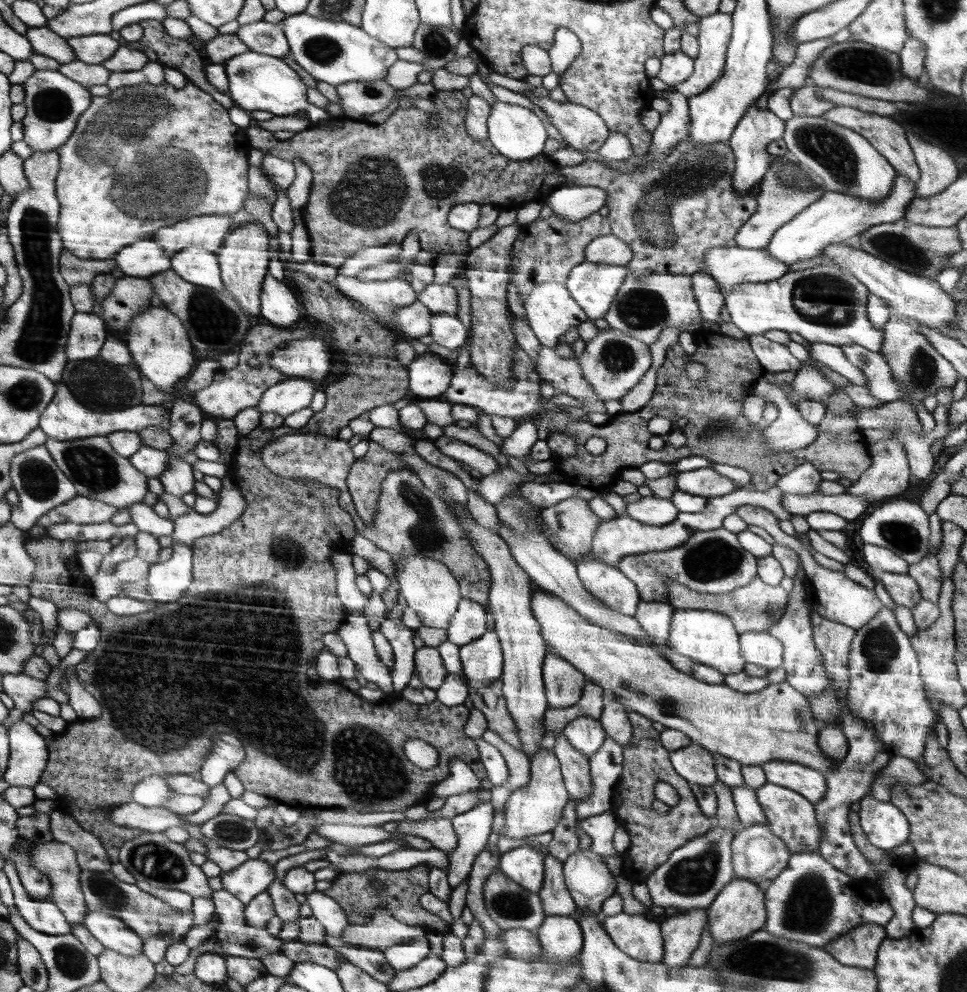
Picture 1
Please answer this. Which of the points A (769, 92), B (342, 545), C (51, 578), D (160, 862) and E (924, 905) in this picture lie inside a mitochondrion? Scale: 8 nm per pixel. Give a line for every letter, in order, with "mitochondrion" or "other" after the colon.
A: other
B: other
C: other
D: mitochondrion
E: other

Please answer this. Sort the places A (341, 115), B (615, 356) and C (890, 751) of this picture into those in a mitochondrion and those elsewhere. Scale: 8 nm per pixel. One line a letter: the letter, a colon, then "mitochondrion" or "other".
A: other
B: mitochondrion
C: other

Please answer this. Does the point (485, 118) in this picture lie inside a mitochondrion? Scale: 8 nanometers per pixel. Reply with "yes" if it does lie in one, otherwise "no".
no

